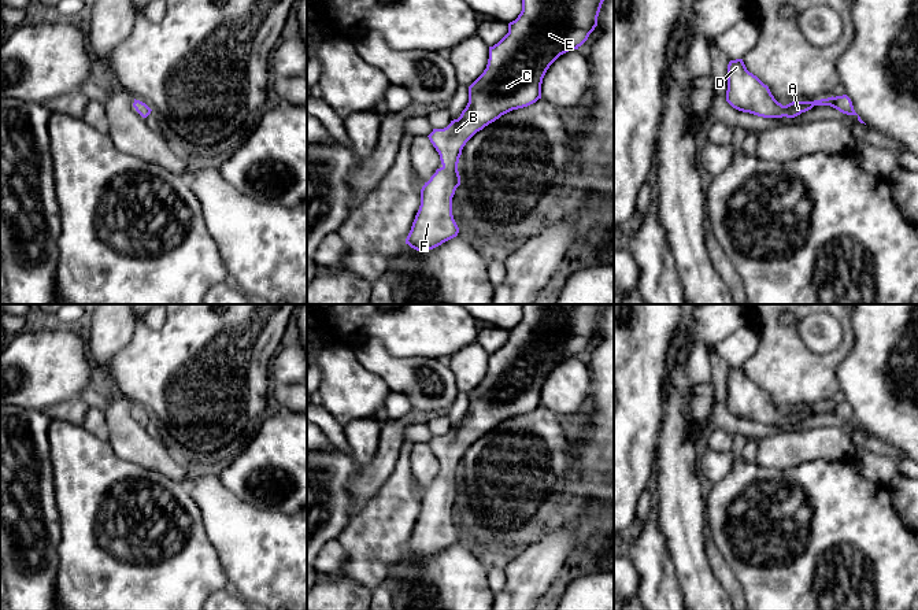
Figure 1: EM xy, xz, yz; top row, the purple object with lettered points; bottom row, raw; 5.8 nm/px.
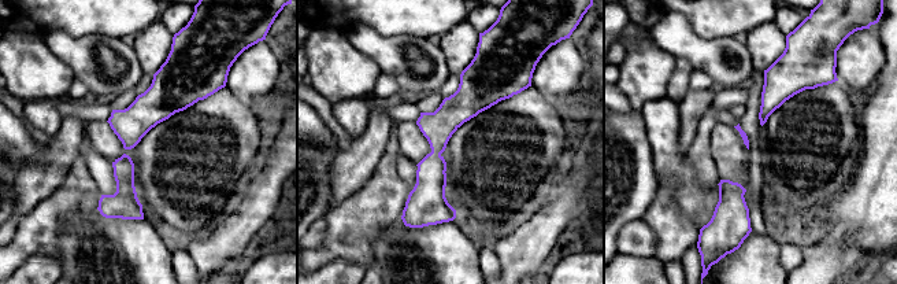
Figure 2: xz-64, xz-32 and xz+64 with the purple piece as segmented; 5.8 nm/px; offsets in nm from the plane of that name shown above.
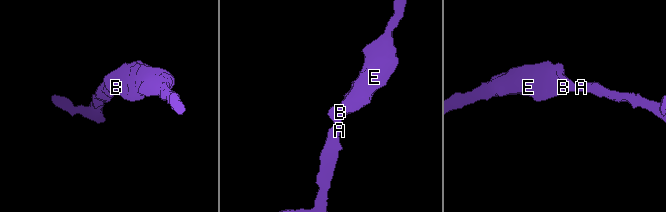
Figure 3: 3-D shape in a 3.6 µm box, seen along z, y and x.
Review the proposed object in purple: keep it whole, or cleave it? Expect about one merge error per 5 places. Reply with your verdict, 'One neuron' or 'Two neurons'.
One neuron

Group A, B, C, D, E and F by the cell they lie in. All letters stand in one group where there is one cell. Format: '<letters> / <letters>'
A B C D E F

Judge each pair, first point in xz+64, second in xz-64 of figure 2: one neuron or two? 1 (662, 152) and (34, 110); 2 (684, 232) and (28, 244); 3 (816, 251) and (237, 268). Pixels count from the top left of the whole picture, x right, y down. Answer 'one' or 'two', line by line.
1: one
2: one
3: two

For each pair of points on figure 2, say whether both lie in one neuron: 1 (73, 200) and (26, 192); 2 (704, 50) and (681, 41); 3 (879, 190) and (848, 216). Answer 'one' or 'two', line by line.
1: two
2: one
3: one

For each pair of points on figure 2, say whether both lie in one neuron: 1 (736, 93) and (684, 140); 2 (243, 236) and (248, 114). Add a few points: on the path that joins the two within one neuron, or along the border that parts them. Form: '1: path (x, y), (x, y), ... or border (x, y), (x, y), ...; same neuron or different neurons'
1: border (712, 99), (692, 144), (685, 151); different neurons
2: border (259, 162), (249, 179), (248, 188), (225, 216); different neurons

